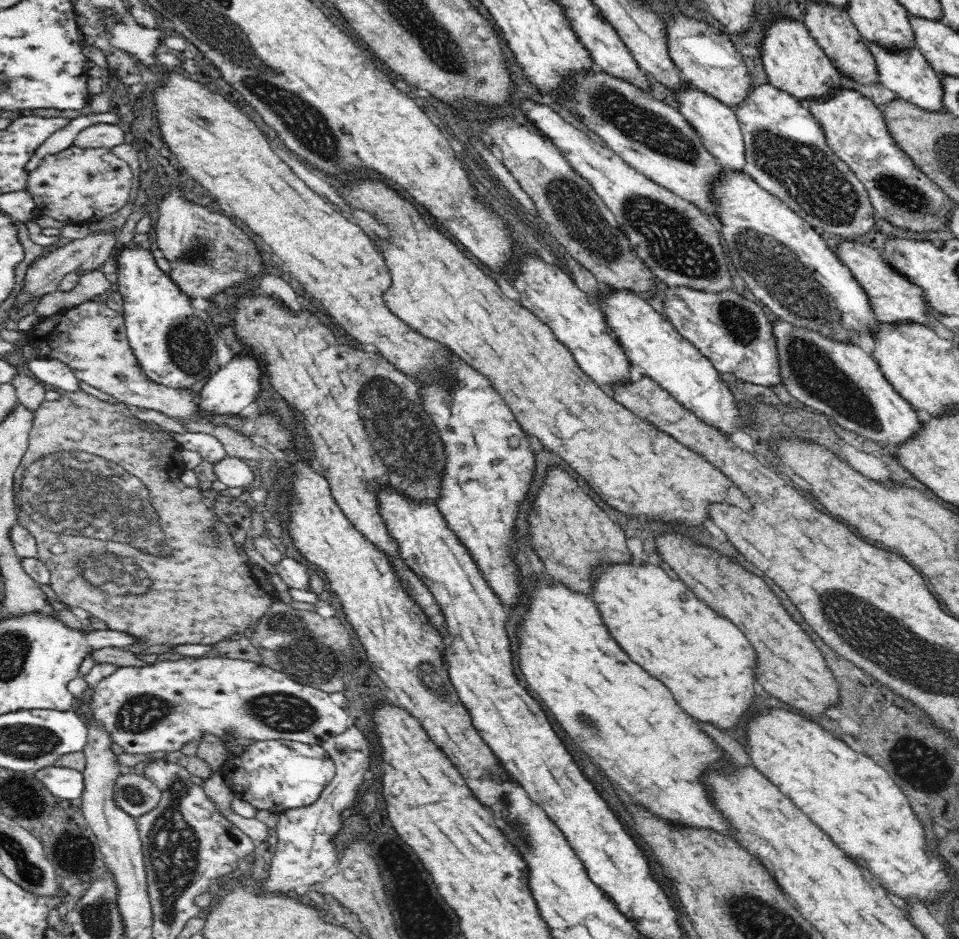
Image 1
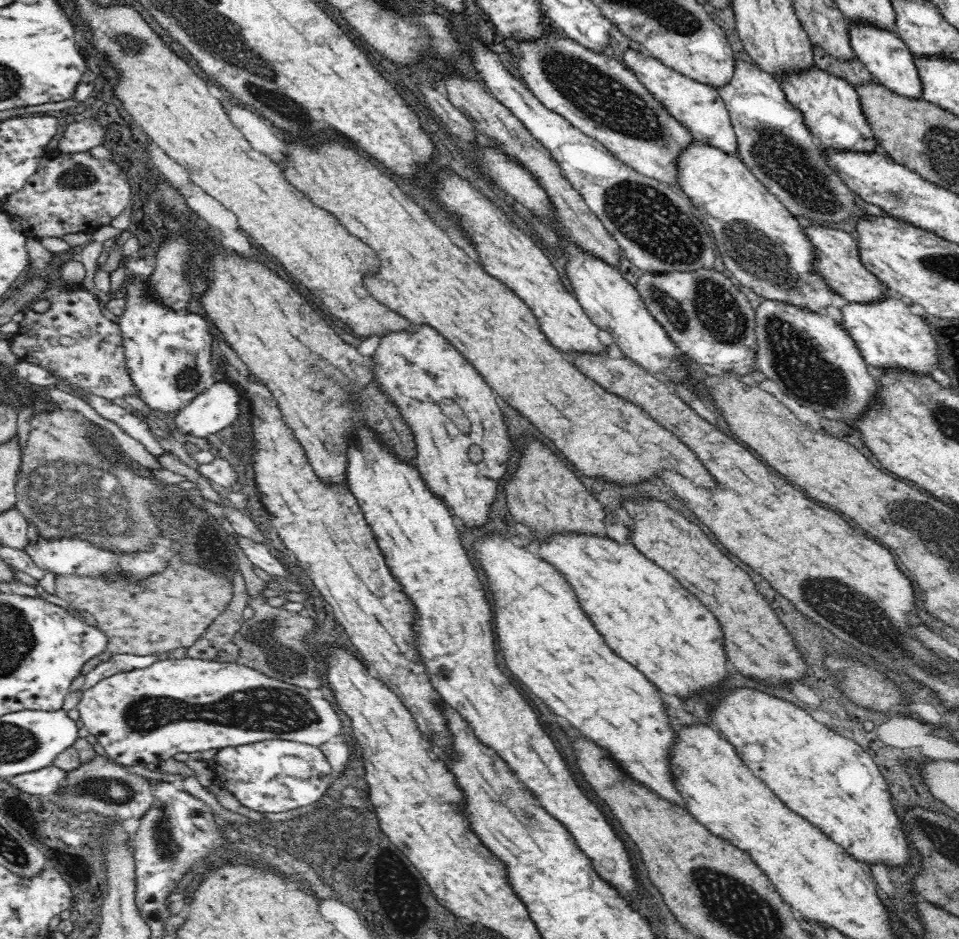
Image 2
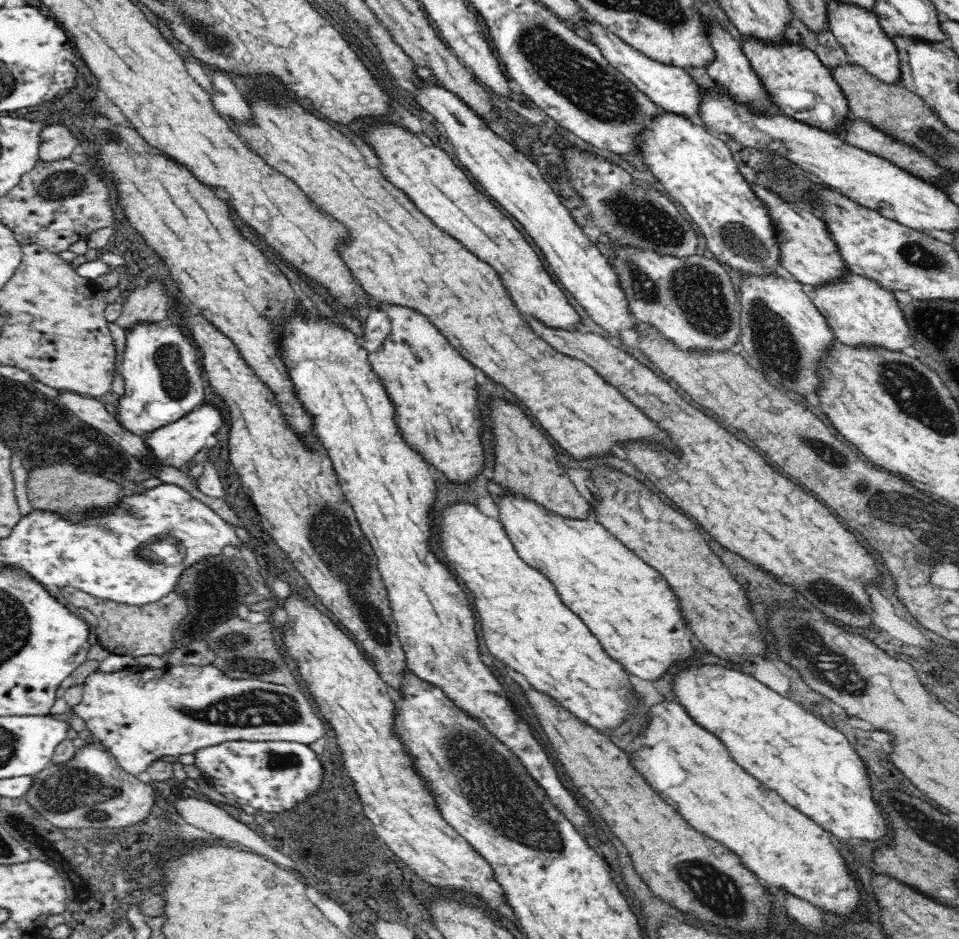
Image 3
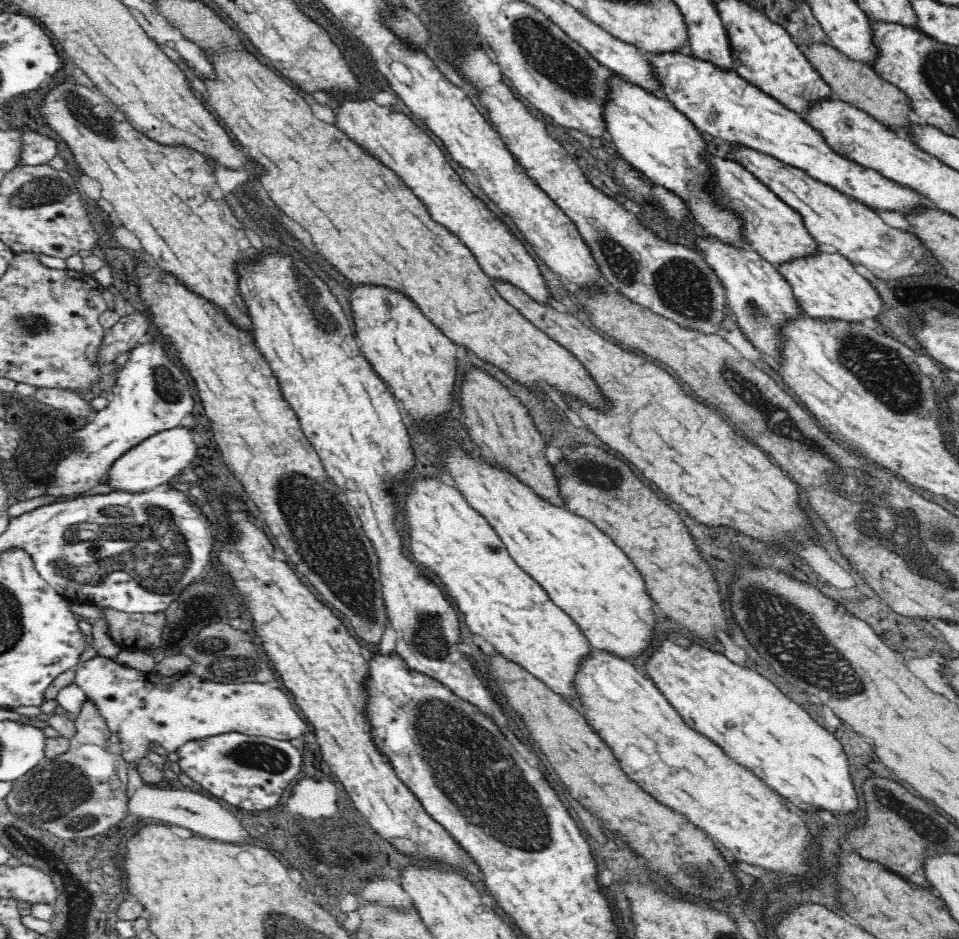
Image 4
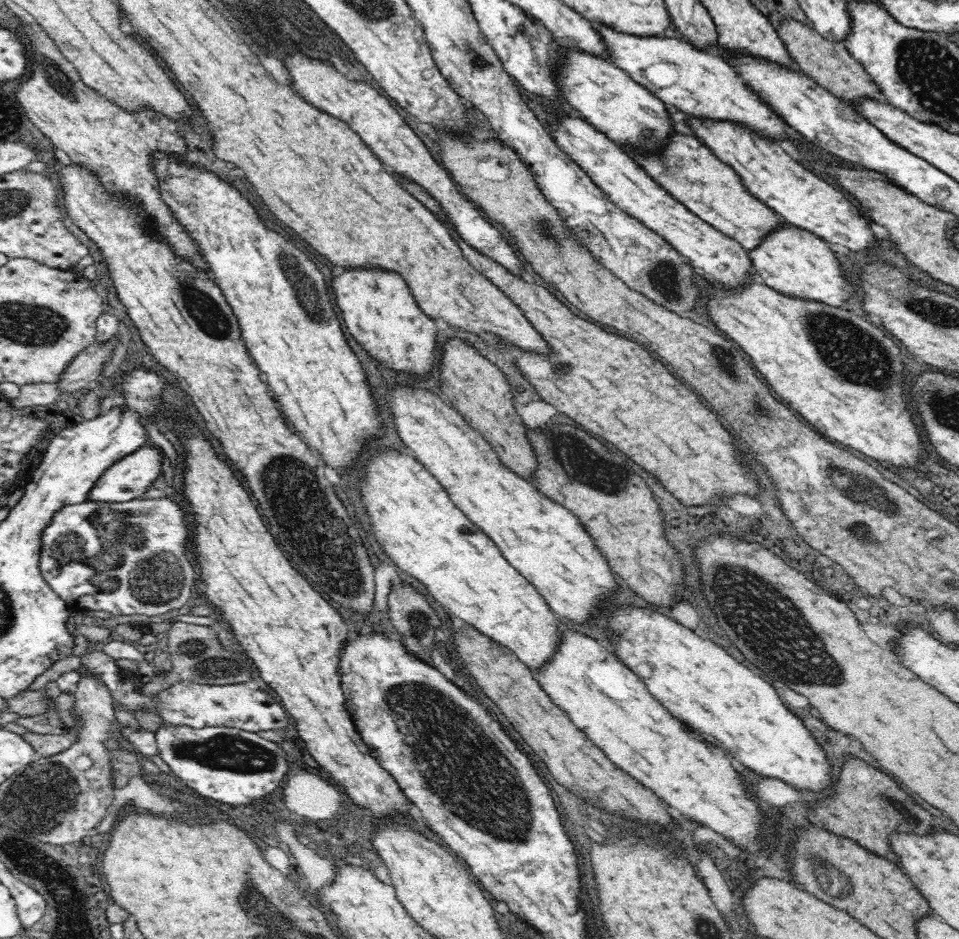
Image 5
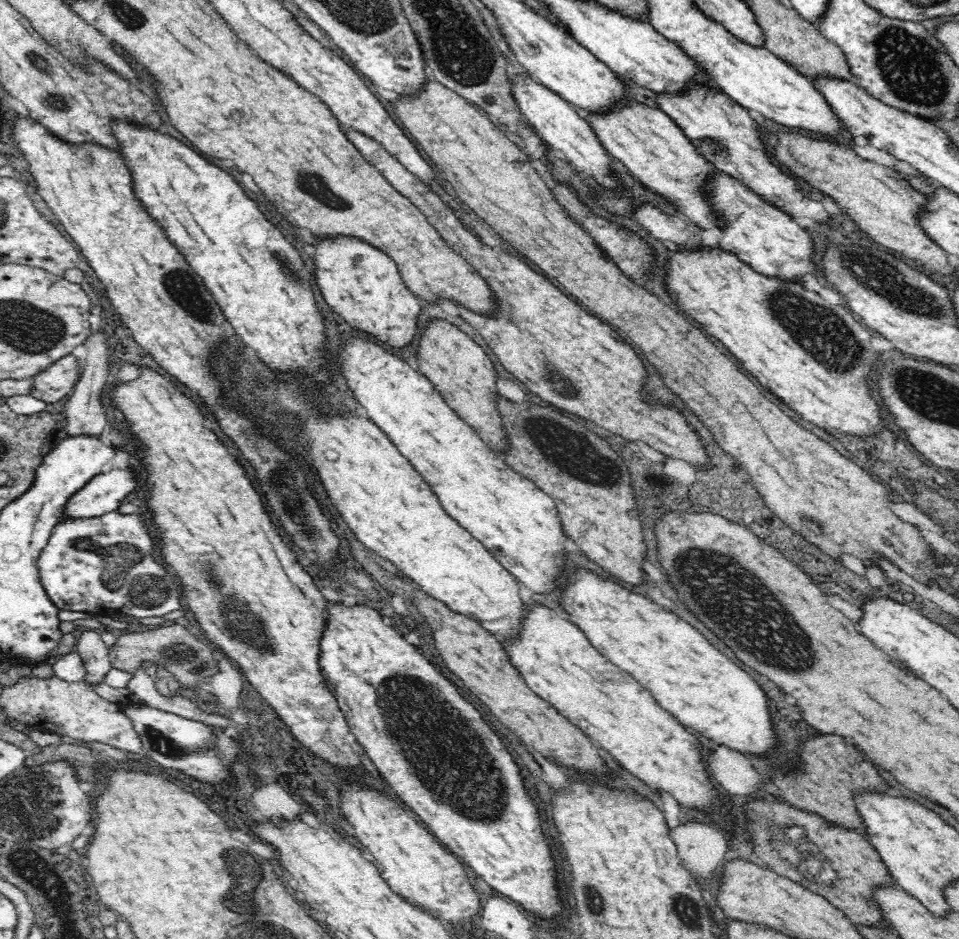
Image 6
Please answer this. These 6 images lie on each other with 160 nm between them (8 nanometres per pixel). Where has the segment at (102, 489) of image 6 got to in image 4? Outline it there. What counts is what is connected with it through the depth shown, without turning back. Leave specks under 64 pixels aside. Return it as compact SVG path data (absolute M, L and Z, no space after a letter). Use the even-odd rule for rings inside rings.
M188 423L170 430L163 430L155 436L140 442L140 445L128 449L109 467L104 484L114 492L138 494L152 488L166 485L170 478L178 476L196 456L196 443L192 442L192 430Z

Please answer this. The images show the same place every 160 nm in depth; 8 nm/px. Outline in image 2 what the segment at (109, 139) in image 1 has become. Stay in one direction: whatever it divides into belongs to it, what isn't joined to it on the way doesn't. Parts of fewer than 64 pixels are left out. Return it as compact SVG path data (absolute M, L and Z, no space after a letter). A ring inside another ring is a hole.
M76 121L64 124L62 136L56 142L56 149L61 153L83 153L104 142L104 126L98 121Z

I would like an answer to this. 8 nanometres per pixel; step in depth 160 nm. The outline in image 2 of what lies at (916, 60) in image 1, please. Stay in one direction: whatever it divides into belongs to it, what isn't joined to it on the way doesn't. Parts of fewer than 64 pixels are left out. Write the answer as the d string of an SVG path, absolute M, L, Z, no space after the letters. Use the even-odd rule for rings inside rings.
M850 22L848 39L850 39L852 53L868 69L876 82L902 96L920 99L922 81L916 71L914 56L895 32L882 30L877 26L863 24L863 22Z

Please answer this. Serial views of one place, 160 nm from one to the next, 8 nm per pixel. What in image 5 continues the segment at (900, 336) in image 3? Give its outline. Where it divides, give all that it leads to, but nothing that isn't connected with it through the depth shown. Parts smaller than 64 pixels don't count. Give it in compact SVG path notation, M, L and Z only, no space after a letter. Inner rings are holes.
M782 220L782 224L770 230L758 246L746 251L757 277L782 294L842 308L844 302L856 296L854 286L844 276L840 261L828 243L789 222Z

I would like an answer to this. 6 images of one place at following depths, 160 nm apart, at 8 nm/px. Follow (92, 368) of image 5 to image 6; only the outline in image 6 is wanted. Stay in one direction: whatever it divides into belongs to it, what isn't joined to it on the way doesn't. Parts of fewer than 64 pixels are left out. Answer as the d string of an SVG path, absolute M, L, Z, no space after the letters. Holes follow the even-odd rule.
M66 355L36 374L32 381L30 396L43 400L46 404L58 402L67 397L74 382L79 378L76 372L78 359L73 355Z

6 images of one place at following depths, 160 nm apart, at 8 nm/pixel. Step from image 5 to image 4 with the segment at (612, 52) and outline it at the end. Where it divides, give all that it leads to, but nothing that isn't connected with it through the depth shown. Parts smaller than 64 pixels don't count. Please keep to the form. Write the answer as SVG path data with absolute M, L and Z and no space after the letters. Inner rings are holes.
M678 50L651 53L648 63L654 79L660 83L660 96L686 115L699 131L718 136L724 142L739 142L776 157L786 164L805 170L812 178L869 204L871 208L898 210L906 214L920 204L927 204L924 198L908 187L889 181L878 171L840 157L828 147L824 137L804 121L801 114L765 94L734 69L716 66L714 62L700 60Z

